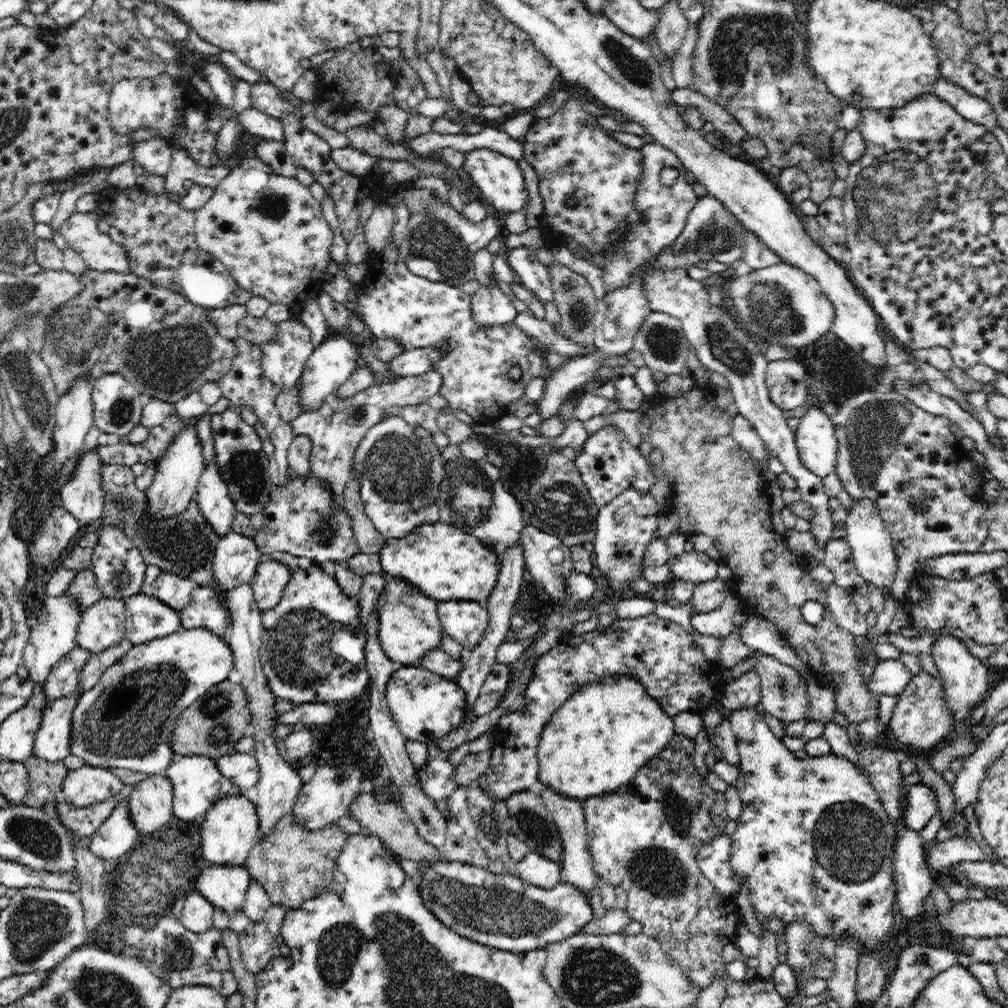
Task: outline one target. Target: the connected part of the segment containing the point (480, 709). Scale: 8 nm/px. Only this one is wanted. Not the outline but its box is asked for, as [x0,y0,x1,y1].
[473,663,508,718]

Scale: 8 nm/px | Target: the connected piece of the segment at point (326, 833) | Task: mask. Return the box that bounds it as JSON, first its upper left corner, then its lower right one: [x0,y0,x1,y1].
[246,814,348,909]

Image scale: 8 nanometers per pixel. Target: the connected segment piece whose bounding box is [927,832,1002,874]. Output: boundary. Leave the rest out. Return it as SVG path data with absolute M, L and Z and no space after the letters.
M972 832L962 834L962 836L954 835L946 842L930 845L927 848L927 863L933 873L938 873L943 869L951 868L959 862L972 861L994 861L1001 862L1002 858L994 852L992 855L986 854L978 842L972 836Z

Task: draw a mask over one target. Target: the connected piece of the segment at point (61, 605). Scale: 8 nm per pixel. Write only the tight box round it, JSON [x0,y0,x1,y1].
[22,596,81,683]

